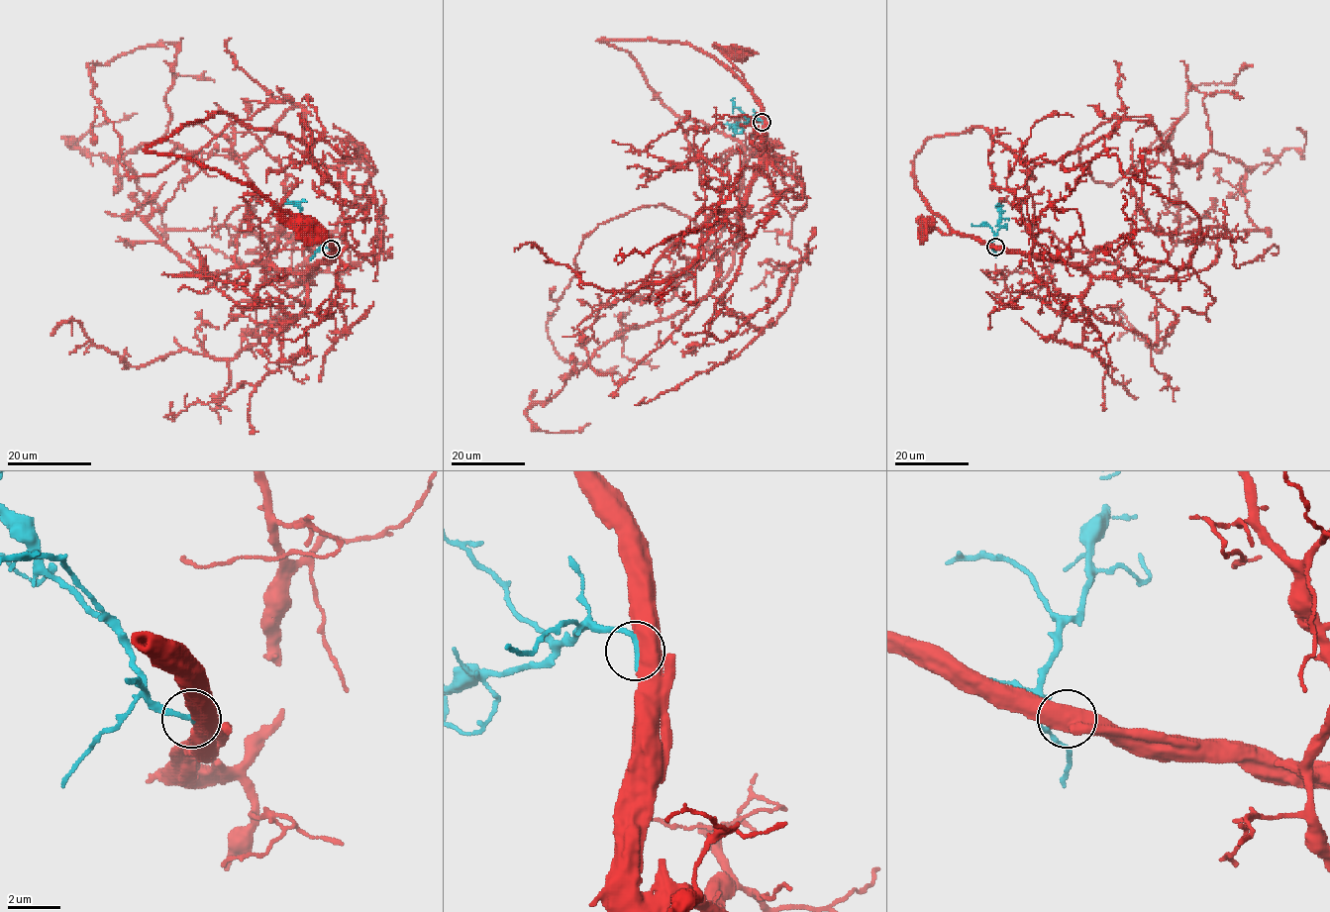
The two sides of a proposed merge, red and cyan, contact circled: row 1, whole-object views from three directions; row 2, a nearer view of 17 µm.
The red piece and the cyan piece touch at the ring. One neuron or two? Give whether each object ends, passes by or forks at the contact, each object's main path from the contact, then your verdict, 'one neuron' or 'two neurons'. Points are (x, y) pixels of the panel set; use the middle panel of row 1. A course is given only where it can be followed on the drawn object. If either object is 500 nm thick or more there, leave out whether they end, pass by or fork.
red via (763, 123), (763, 110), (752, 87), (728, 57), (739, 53) | cyan via (762, 123), (756, 119), (735, 127), (721, 124) | one neuron

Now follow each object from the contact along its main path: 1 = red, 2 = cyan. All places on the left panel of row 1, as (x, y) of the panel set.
1: (332, 249), (325, 239), (313, 232), (305, 234), (293, 224), (302, 230), (305, 226)
2: (331, 249), (308, 225), (300, 208), (284, 203)

